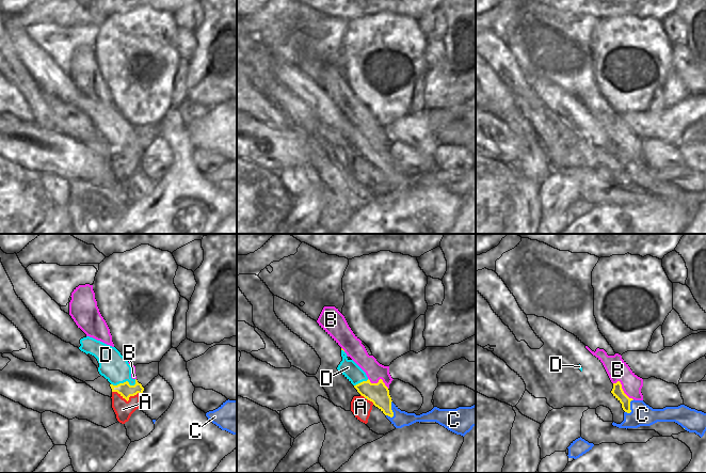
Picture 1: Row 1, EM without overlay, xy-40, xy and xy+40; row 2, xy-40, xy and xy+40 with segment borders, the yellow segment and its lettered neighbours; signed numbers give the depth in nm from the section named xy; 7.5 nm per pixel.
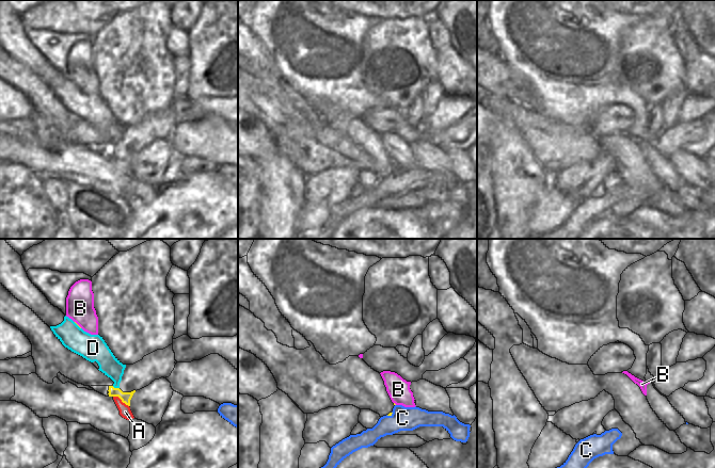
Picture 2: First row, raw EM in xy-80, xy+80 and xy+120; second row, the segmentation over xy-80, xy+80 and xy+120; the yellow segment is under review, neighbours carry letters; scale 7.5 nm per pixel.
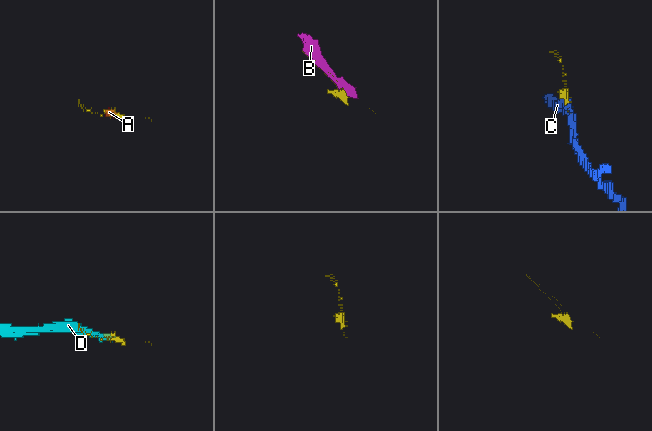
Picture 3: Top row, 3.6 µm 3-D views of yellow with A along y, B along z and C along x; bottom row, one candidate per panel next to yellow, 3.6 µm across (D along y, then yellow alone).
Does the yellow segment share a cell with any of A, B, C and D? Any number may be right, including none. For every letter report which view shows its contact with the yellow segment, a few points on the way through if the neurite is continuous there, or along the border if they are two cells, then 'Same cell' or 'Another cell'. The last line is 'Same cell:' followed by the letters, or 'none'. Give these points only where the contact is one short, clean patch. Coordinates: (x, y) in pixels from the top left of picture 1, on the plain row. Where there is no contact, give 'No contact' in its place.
A: Touches yellow in xy-40. Another cell
B: Touches yellow in xy+40. Another cell
C: Touches yellow in xy. Another cell
D: Touches yellow in xy-40. Same cell
Same cell: D.

